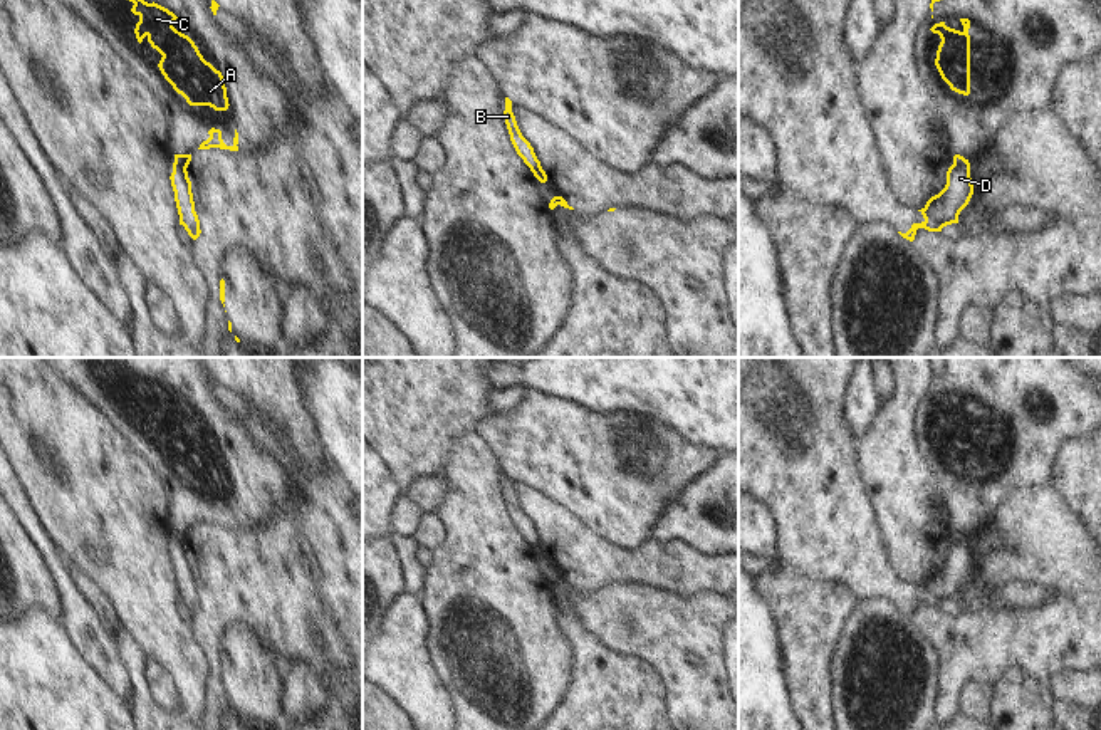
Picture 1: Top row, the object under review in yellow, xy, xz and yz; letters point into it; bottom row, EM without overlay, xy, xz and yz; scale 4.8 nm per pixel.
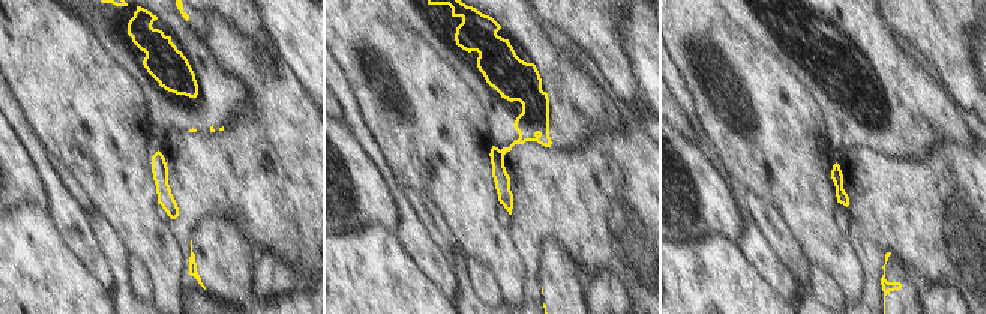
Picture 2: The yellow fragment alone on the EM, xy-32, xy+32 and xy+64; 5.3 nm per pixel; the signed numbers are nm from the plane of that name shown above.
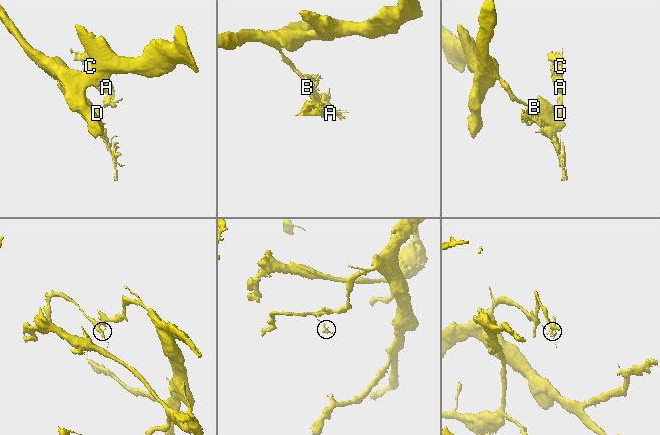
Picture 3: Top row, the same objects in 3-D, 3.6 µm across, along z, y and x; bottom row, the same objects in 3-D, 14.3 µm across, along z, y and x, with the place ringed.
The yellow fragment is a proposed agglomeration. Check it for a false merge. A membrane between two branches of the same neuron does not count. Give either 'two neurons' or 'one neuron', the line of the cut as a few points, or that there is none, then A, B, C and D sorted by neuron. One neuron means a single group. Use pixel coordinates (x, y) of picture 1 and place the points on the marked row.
two neurons; cut xy (177, 155), (185, 168); groups A C / B D

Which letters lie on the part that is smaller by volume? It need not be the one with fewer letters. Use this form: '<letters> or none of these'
A, C

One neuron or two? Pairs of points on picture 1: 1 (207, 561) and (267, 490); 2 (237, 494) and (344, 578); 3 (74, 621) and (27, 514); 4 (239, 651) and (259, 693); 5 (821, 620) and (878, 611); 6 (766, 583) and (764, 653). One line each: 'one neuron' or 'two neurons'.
1: two neurons
2: two neurons
3: one neuron
4: one neuron
5: two neurons
6: two neurons

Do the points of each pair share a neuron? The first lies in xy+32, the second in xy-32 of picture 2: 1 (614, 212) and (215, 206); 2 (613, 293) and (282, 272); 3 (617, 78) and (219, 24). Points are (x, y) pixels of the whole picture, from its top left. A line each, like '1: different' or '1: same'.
1: same
2: same
3: different

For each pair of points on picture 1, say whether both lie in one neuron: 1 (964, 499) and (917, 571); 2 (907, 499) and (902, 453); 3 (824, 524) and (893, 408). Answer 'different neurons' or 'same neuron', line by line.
1: different neurons
2: same neuron
3: different neurons

